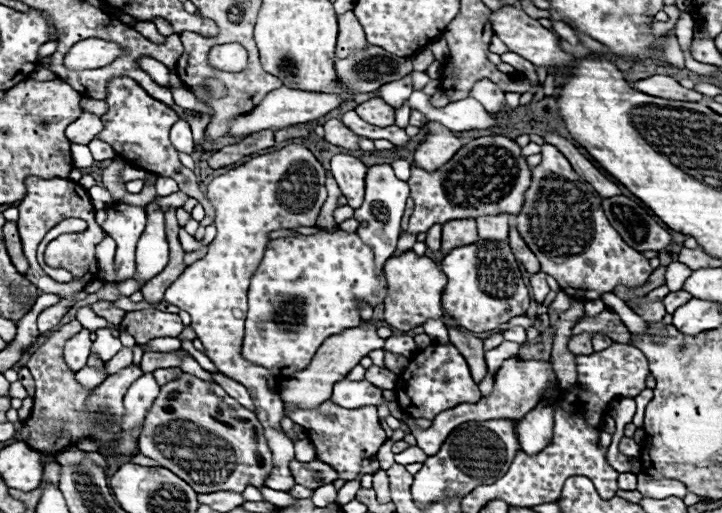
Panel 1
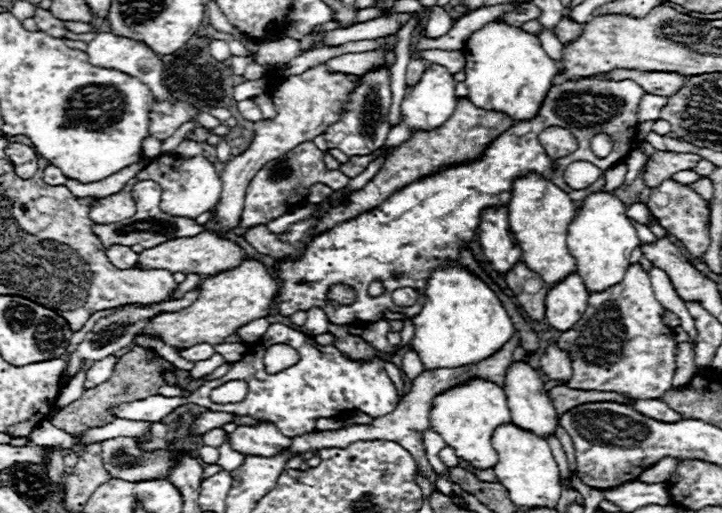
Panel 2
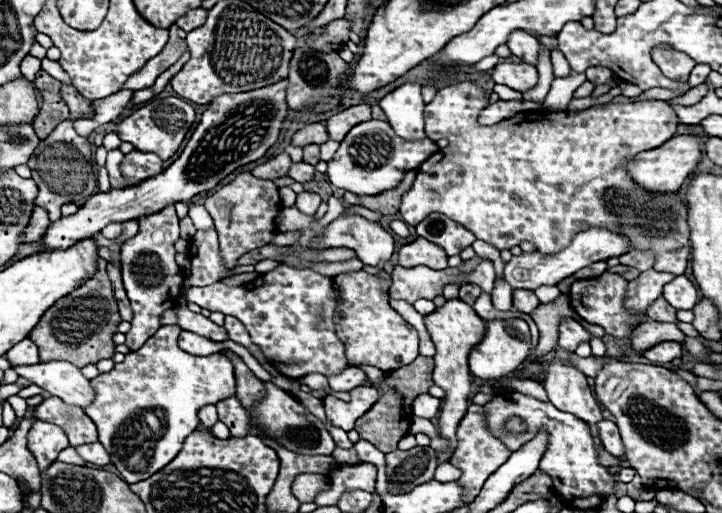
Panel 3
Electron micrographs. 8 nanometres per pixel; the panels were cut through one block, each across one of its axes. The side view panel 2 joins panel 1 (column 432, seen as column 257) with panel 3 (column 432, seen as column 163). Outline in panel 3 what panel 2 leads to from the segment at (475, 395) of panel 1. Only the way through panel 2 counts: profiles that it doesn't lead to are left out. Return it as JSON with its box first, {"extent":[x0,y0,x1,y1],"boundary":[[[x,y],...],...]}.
{"extent":[412,394,440,418],"boundary":[[[424,394],[424,396],[418,396],[416,402],[412,404],[412,410],[414,410],[414,416],[418,418],[436,418],[438,412],[440,412],[440,400],[430,396],[430,394]]]}

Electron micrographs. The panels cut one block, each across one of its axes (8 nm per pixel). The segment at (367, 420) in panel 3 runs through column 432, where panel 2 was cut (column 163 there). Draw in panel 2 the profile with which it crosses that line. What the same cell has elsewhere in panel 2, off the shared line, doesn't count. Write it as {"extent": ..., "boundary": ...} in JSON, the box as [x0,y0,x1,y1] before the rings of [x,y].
{"extent":[52,346,170,434],"boundary":[[[134,346],[128,354],[118,358],[112,376],[104,384],[86,390],[76,402],[72,402],[70,406],[60,410],[56,414],[56,418],[52,420],[52,424],[56,428],[60,428],[64,432],[72,432],[72,434],[82,432],[84,428],[108,424],[108,420],[114,420],[114,416],[108,412],[108,406],[122,404],[122,402],[134,402],[134,400],[142,400],[142,398],[148,398],[152,394],[158,394],[158,388],[164,386],[164,380],[162,380],[160,372],[166,370],[166,368],[170,368],[170,364],[166,360],[150,362],[146,350],[140,348],[140,346]]]}

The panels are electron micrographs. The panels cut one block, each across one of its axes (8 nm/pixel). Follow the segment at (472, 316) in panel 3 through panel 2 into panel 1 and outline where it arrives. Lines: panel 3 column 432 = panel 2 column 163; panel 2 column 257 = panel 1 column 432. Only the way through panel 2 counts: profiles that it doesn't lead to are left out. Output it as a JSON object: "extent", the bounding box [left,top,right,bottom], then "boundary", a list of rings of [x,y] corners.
{"extent":[384,250,446,332],"boundary":[[[412,250],[400,256],[392,256],[386,260],[386,282],[388,282],[388,294],[384,300],[384,320],[392,328],[408,332],[430,318],[436,320],[444,316],[440,296],[446,286],[446,276],[434,260],[426,256],[416,256]]]}

